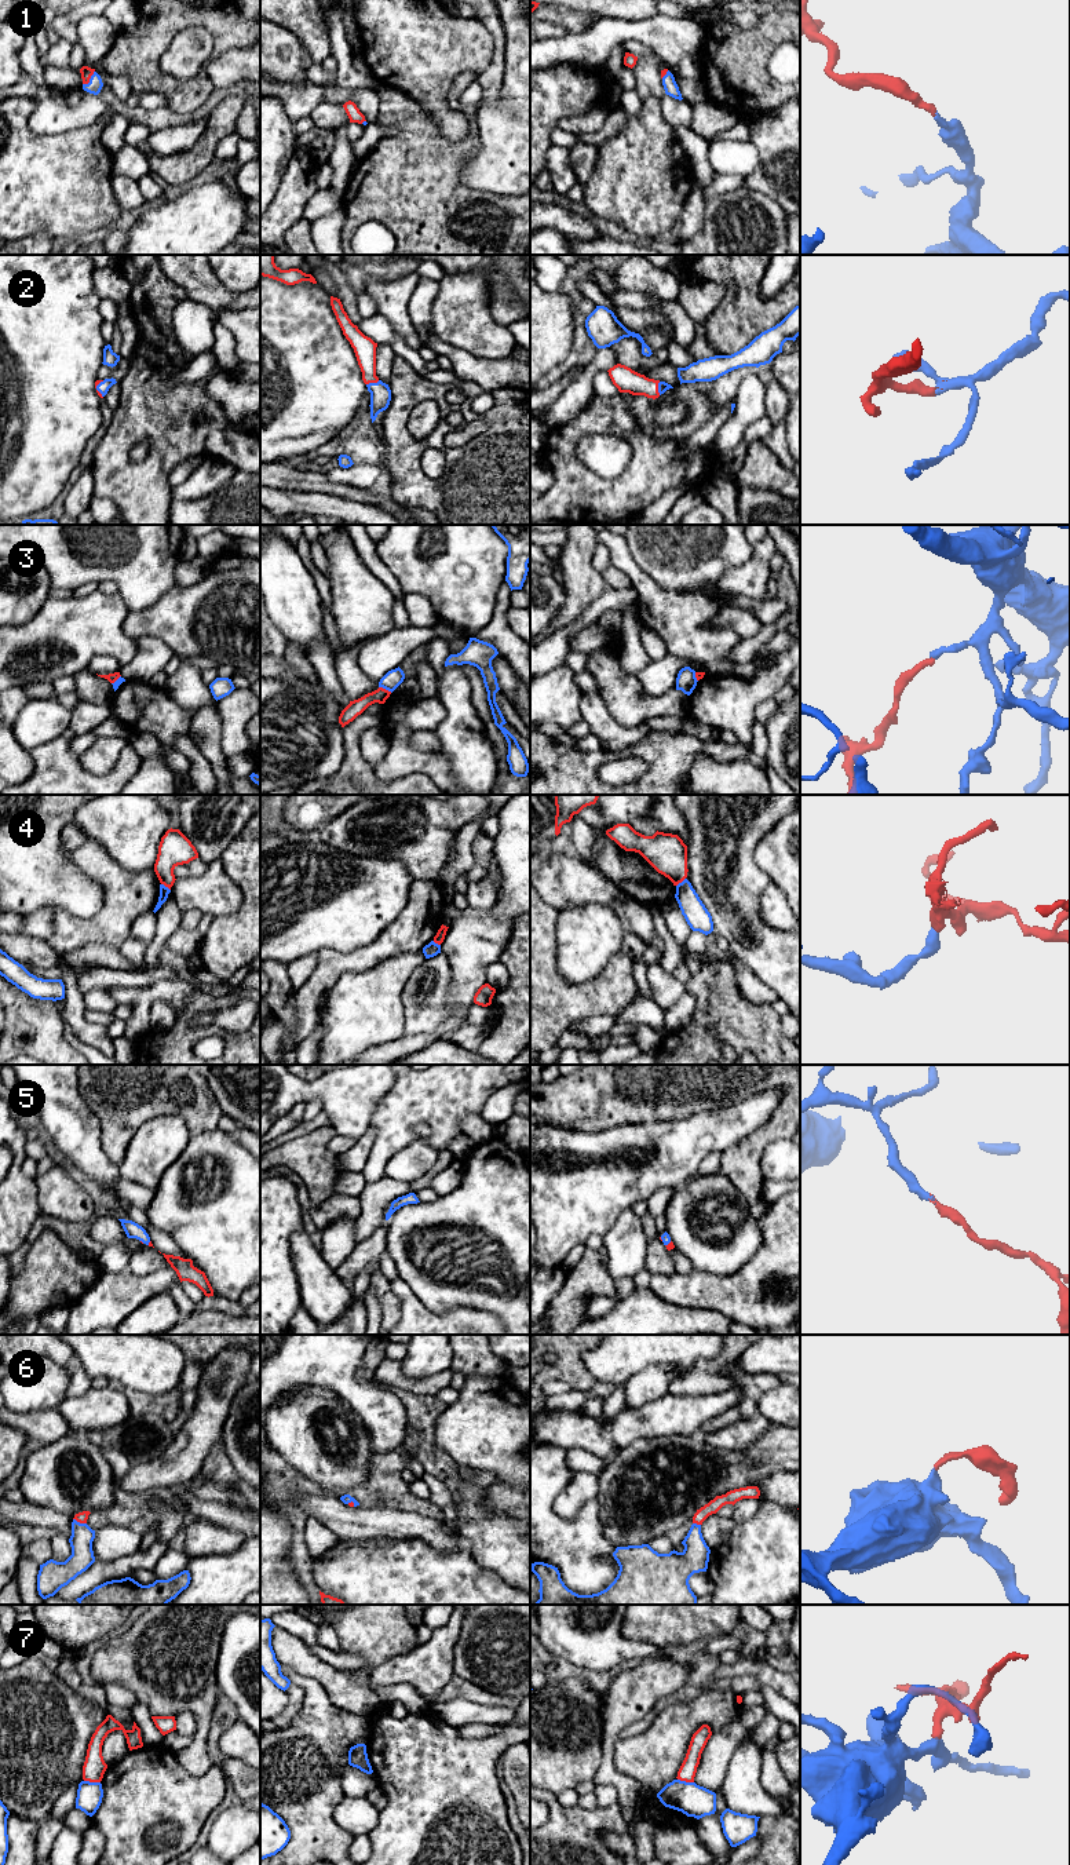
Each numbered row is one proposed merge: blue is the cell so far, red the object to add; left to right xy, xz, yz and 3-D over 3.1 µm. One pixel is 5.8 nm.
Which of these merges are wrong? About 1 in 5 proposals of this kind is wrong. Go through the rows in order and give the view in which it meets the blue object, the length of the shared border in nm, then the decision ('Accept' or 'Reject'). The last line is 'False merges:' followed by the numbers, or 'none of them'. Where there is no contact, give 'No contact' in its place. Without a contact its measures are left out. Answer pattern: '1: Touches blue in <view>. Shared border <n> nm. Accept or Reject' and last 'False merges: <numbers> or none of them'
1: Touches blue in xy. Shared border 110 nm. Accept
2: Touches blue in yz. Shared border 80 nm. Accept
3: Touches blue in xz. Shared border 90 nm. Reject
4: Touches blue in xy. Shared border 70 nm. Reject
5: Touches blue in yz. Shared border 50 nm. Accept
6: Touches blue in xy. Shared border 90 nm. Accept
7: Touches blue in xy. Shared border 100 nm. Reject
False merges: 3, 4, 7

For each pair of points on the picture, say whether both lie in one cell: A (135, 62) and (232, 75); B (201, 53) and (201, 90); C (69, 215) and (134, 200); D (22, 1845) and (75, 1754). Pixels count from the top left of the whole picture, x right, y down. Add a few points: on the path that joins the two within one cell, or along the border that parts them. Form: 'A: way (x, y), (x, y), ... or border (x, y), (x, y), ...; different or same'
A: border (204, 66), (215, 87); different
B: border (204, 65), (190, 77), (178, 79), (170, 75); different
C: border (112, 174), (113, 197), (121, 208); different
D: border (14, 1813), (39, 1821); different

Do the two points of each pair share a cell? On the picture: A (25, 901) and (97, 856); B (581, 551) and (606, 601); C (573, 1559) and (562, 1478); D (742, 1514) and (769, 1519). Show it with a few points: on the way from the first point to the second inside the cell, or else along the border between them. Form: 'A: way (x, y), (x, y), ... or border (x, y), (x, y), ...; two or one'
A: border (69, 851), (69, 860), (102, 889); two
B: border (606, 586), (580, 615); two
C: way (557, 1539), (547, 1529), (547, 1499); one
D: border (763, 1504), (751, 1518), (737, 1525); two

